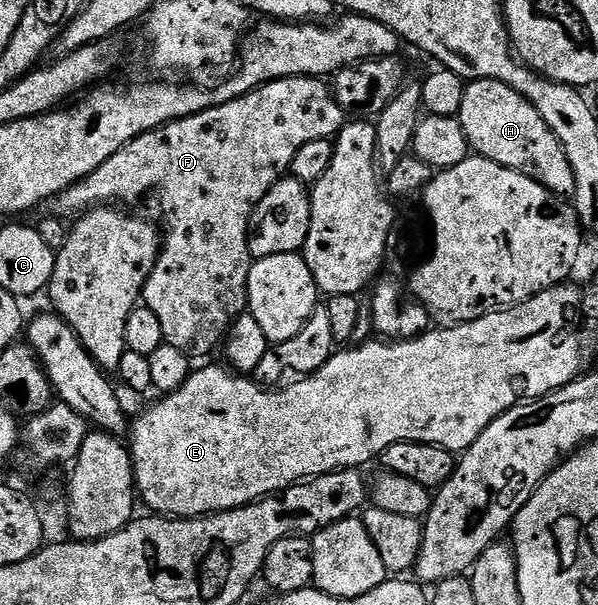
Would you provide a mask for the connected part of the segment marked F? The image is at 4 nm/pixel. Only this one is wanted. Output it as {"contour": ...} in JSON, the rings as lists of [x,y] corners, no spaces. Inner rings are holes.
{"contour":[[[289,76],[272,80],[226,104],[215,104],[200,114],[173,120],[163,128],[136,137],[128,146],[112,154],[104,166],[57,197],[57,211],[81,214],[91,206],[110,206],[115,202],[130,206],[126,204],[138,204],[145,196],[154,195],[166,219],[166,232],[164,228],[164,243],[152,274],[146,279],[142,300],[145,307],[160,318],[165,343],[176,346],[176,350],[184,350],[191,358],[206,356],[218,343],[223,343],[237,318],[248,308],[246,291],[252,263],[250,238],[255,208],[271,186],[289,173],[292,158],[296,158],[300,146],[316,142],[316,138],[337,137],[347,123],[348,113],[325,79]]]}

